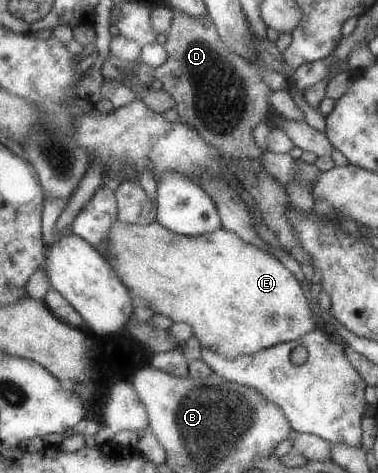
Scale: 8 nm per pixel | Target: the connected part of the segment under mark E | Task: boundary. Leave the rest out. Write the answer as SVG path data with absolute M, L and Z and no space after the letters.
M118 221L113 224L113 228L109 232L109 246L107 246L107 252L105 254L109 254L109 258L107 258L108 264L117 273L117 276L128 288L129 292L133 292L133 294L144 300L145 305L148 305L155 313L171 318L174 323L189 324L202 348L211 348L213 352L217 352L217 354L221 354L221 356L225 356L229 360L235 360L239 356L255 354L270 346L297 340L297 338L305 336L313 328L316 328L316 321L313 319L314 312L311 310L305 294L303 294L303 288L301 288L297 277L276 256L271 256L269 252L265 252L262 248L257 248L257 246L245 242L235 232L225 228L215 230L215 232L209 234L187 236L175 234L175 232L167 230L165 226L161 226L157 222L139 225L123 224L123 222Z

